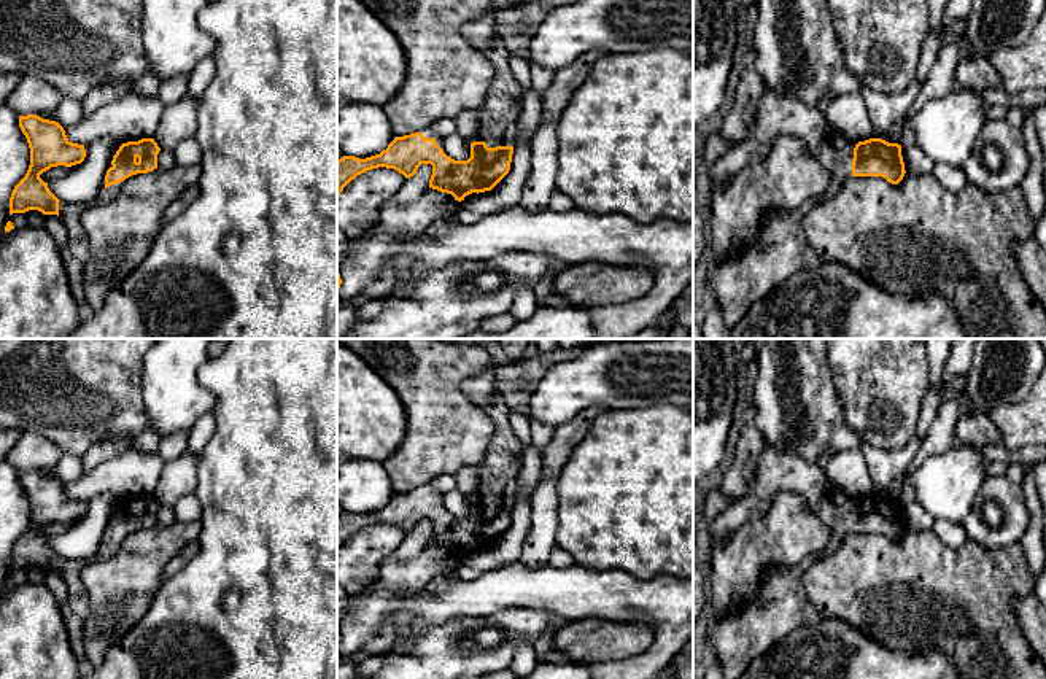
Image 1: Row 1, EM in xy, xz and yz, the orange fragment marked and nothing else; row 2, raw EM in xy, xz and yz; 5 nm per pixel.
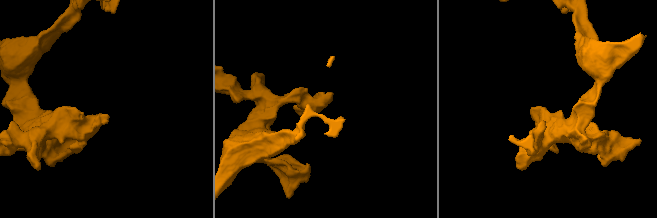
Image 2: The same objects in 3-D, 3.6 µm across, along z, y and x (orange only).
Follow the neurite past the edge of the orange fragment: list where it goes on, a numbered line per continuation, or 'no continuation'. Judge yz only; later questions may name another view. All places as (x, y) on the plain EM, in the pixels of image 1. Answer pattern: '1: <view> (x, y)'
1: yz (776, 471)

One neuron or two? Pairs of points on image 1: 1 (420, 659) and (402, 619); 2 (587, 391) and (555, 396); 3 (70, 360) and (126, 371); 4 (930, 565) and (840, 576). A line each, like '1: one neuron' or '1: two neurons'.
1: two neurons
2: one neuron
3: one neuron
4: one neuron

